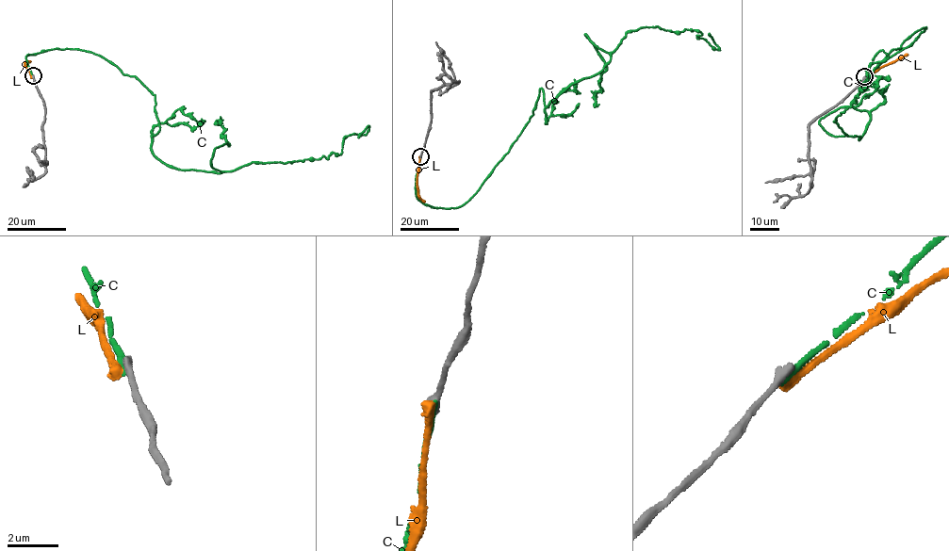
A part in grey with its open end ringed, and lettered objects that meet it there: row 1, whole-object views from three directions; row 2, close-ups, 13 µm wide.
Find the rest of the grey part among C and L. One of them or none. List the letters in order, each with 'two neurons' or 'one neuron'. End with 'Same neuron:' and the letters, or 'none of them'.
C: two neurons
L: two neurons
Same neuron: none of them

